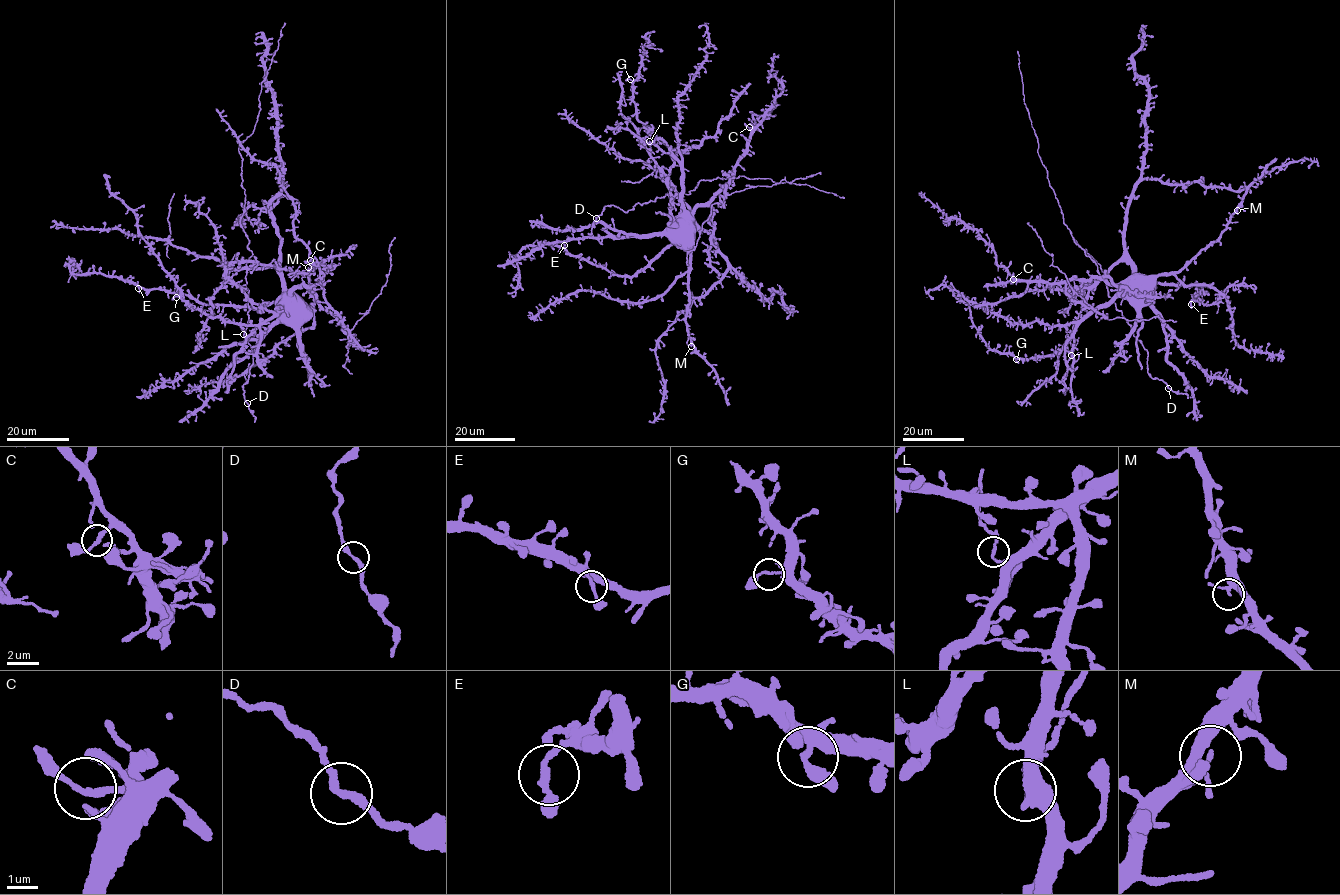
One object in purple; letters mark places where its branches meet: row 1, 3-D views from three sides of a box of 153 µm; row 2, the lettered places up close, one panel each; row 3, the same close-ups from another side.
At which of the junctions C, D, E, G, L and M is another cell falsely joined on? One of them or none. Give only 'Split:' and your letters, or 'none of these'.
Split: L

